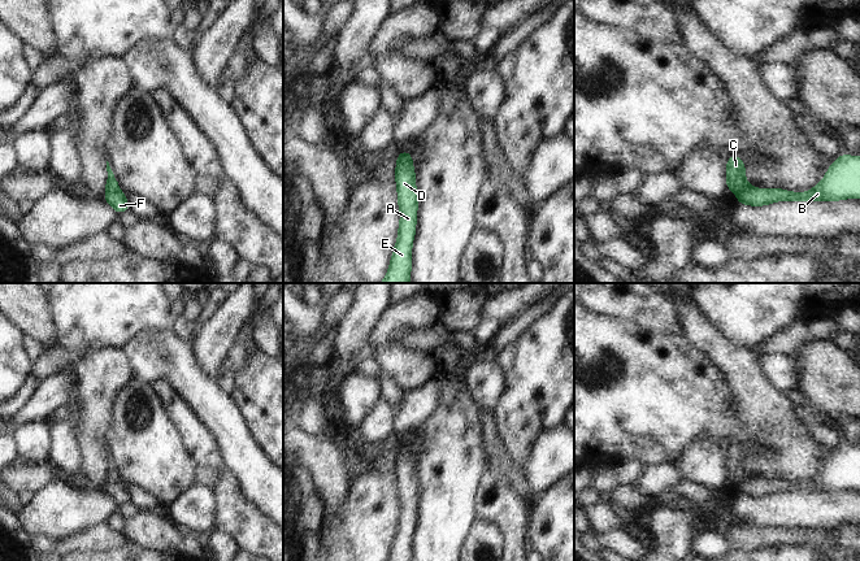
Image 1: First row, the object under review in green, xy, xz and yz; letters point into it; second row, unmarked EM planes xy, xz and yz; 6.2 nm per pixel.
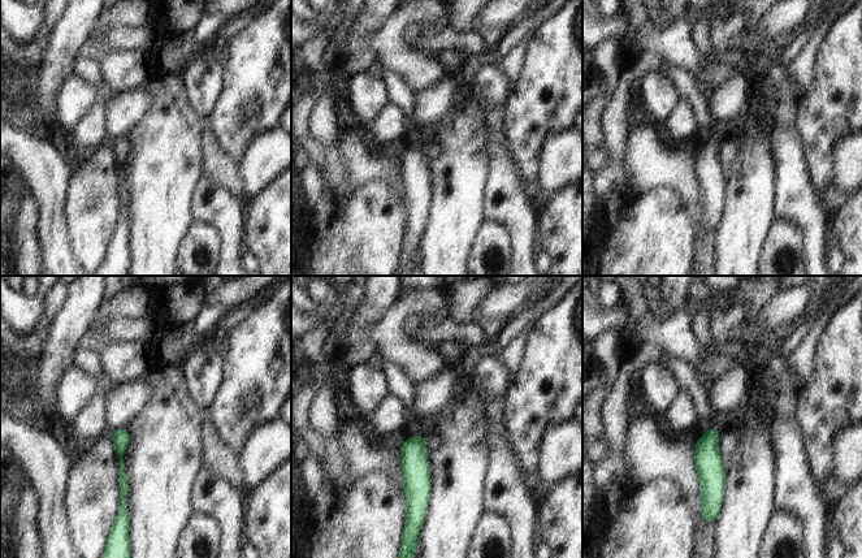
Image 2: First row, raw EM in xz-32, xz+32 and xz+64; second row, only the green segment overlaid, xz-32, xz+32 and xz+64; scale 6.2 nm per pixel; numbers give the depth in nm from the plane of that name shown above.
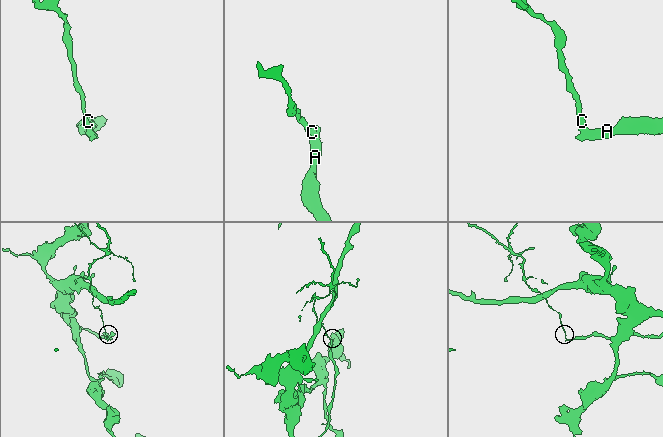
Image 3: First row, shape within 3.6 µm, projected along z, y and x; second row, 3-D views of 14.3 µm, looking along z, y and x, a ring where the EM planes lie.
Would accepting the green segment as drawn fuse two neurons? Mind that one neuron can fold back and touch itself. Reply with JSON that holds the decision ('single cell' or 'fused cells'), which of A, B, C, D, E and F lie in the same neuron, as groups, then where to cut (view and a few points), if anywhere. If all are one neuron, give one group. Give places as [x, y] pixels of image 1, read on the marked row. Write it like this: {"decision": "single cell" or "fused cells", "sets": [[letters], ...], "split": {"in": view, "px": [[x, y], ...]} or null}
{"decision": "fused cells", "sets": [["A", "B", "D", "E", "F"], ["C"]], "split": {"in": "xz", "px": [[412, 155], [405, 162], [400, 162], [396, 159]]}}

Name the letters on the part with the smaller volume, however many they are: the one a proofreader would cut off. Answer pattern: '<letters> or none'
C

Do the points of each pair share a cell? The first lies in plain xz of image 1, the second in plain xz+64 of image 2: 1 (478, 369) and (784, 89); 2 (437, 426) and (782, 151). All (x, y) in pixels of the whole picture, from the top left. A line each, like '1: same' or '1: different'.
1: same
2: different

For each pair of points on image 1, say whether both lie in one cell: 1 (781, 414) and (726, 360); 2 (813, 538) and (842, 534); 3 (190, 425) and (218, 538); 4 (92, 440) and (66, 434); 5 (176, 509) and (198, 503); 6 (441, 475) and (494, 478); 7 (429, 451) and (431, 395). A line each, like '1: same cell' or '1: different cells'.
1: same cell
2: different cells
3: different cells
4: different cells
5: same cell
6: different cells
7: different cells

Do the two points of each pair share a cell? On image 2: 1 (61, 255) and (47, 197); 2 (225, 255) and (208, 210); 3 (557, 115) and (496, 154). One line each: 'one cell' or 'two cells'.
1: one cell
2: one cell
3: two cells

